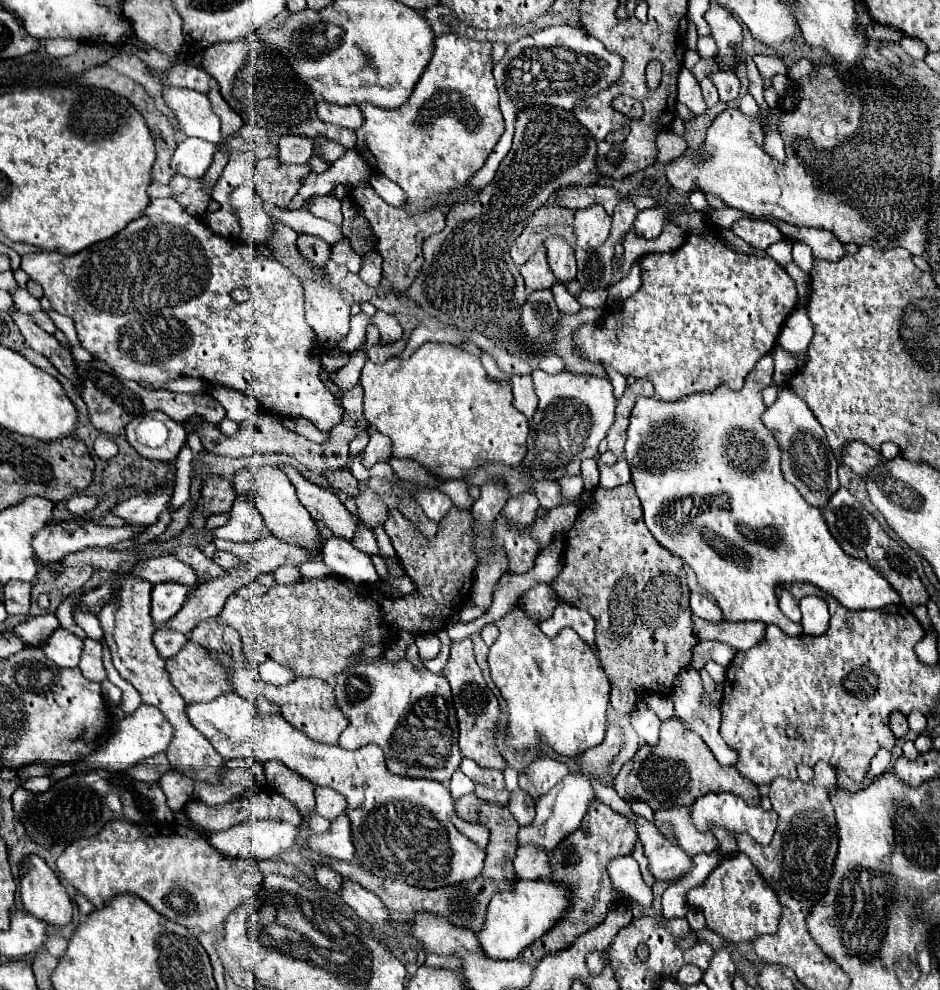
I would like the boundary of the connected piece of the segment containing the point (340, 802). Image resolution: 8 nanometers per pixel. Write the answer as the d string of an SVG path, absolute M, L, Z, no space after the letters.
M316 785L314 795L316 801L314 813L328 821L334 821L338 815L344 815L348 809L346 799L330 787Z

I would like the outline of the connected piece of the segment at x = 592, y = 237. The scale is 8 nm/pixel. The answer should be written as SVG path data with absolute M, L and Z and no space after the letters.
M592 205L588 209L576 211L574 217L574 235L576 245L582 249L596 249L606 243L610 237L612 217L604 211L602 205Z

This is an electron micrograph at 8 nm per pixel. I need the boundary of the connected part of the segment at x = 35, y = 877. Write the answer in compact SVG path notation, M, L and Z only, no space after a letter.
M28 855L20 865L20 897L22 897L24 909L48 925L64 927L72 921L72 903L66 889L58 881L56 873L44 863L44 859L36 855Z

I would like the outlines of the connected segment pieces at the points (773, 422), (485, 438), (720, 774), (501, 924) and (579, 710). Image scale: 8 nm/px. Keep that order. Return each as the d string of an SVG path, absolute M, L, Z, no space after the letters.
M780 391L774 405L770 405L762 417L764 425L768 425L774 439L782 449L782 473L788 483L792 483L800 495L814 507L822 509L838 485L838 463L830 453L830 445L826 445L826 435L812 409L808 409L806 401L800 399L794 391Z
M424 343L406 361L400 357L382 365L366 361L360 385L364 387L364 419L392 439L392 457L412 459L442 481L466 479L490 463L520 465L524 461L530 427L528 419L512 405L510 383L488 379L478 357L450 343Z
M678 717L662 723L658 745L642 745L636 755L620 769L616 777L616 791L624 799L642 797L642 801L646 801L644 793L660 793L660 803L668 803L670 807L690 805L708 793L732 793L742 797L748 805L760 805L758 787L746 781L734 767L722 767L702 737L690 731Z
M518 881L512 891L496 893L488 905L486 921L478 933L480 949L494 961L514 961L538 937L542 937L568 909L570 893L552 881Z
M514 609L504 615L496 621L496 627L500 629L500 637L490 647L488 665L494 685L508 705L508 729L504 735L506 747L514 753L534 751L538 755L548 755L550 749L564 757L574 757L582 751L598 747L604 741L606 731L610 683L594 651L572 629L562 629L556 637L546 637L522 609Z

